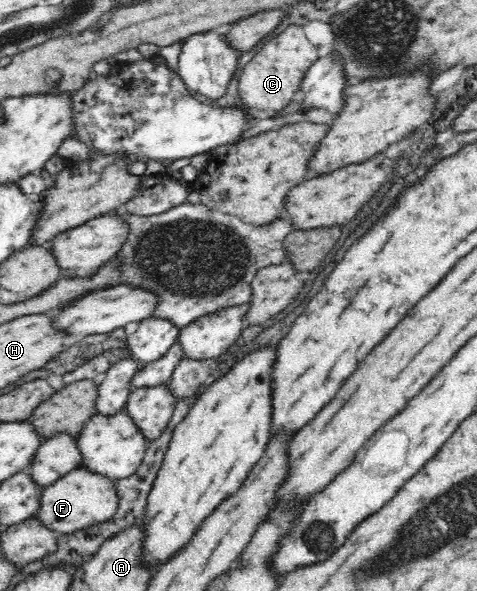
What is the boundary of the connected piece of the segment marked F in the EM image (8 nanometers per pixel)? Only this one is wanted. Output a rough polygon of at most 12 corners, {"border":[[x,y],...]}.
{"border":[[74,469],[42,488],[33,518],[56,534],[114,516],[114,484]]}

